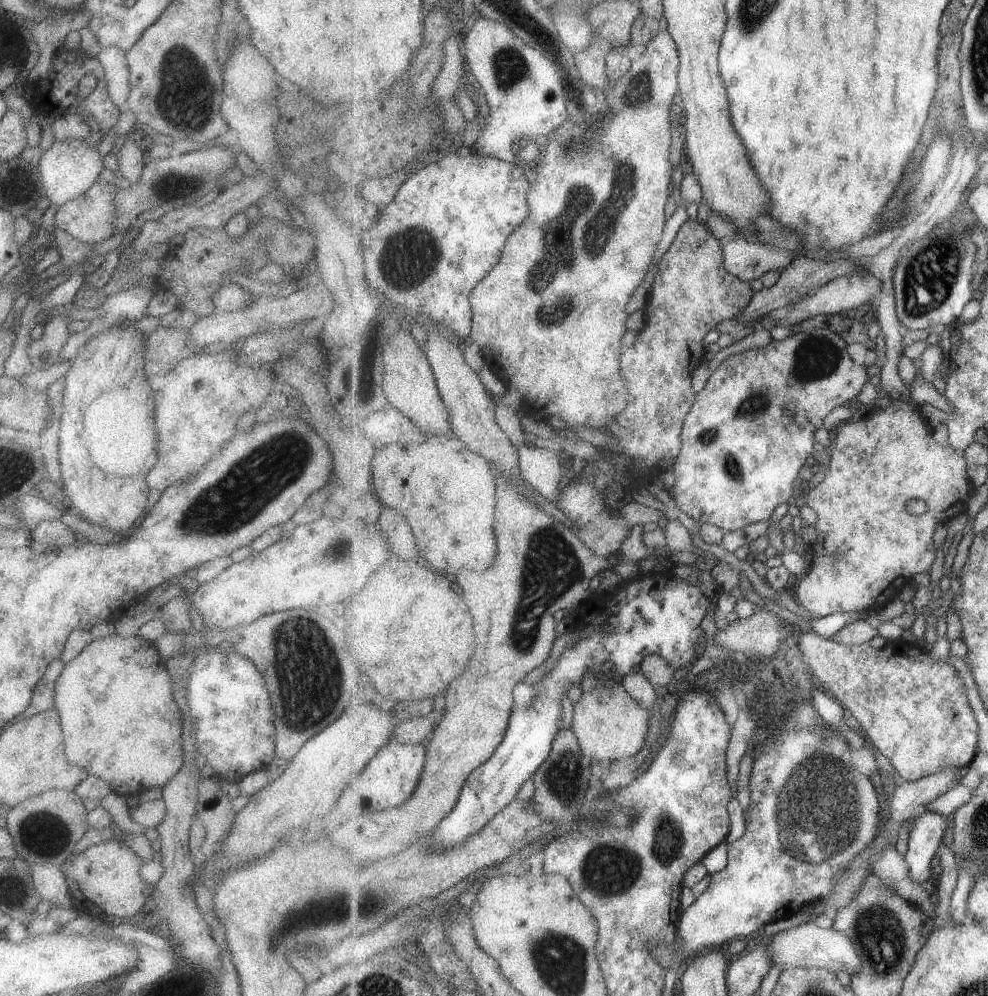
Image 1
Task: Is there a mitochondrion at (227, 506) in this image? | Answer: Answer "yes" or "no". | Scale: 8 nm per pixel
yes

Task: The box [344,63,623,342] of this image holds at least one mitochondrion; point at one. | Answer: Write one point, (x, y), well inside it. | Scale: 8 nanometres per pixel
(422, 250)

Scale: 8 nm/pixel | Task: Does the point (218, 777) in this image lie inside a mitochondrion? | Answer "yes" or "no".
no

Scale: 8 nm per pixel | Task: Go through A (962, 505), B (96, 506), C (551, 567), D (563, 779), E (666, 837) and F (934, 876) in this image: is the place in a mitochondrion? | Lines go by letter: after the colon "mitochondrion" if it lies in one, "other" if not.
A: other
B: other
C: mitochondrion
D: mitochondrion
E: mitochondrion
F: other

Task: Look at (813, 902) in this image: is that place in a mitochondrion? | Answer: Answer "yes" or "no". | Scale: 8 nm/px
no

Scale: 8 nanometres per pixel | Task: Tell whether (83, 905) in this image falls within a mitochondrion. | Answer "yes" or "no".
no

